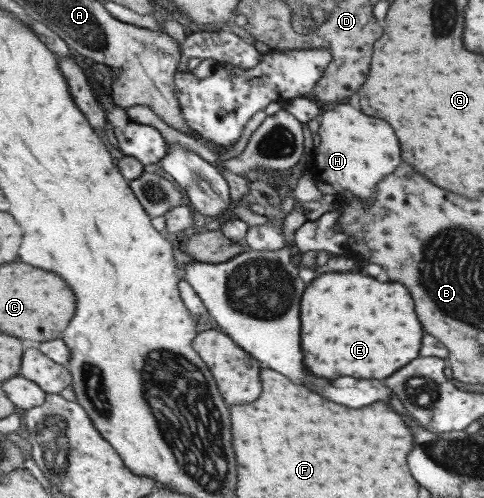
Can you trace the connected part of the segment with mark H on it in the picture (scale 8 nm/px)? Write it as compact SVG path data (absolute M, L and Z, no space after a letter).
M349 103L332 107L321 116L319 123L321 142L313 149L311 165L314 178L340 192L350 190L354 197L370 203L374 199L377 183L401 164L399 140L393 128L385 120L365 116Z

